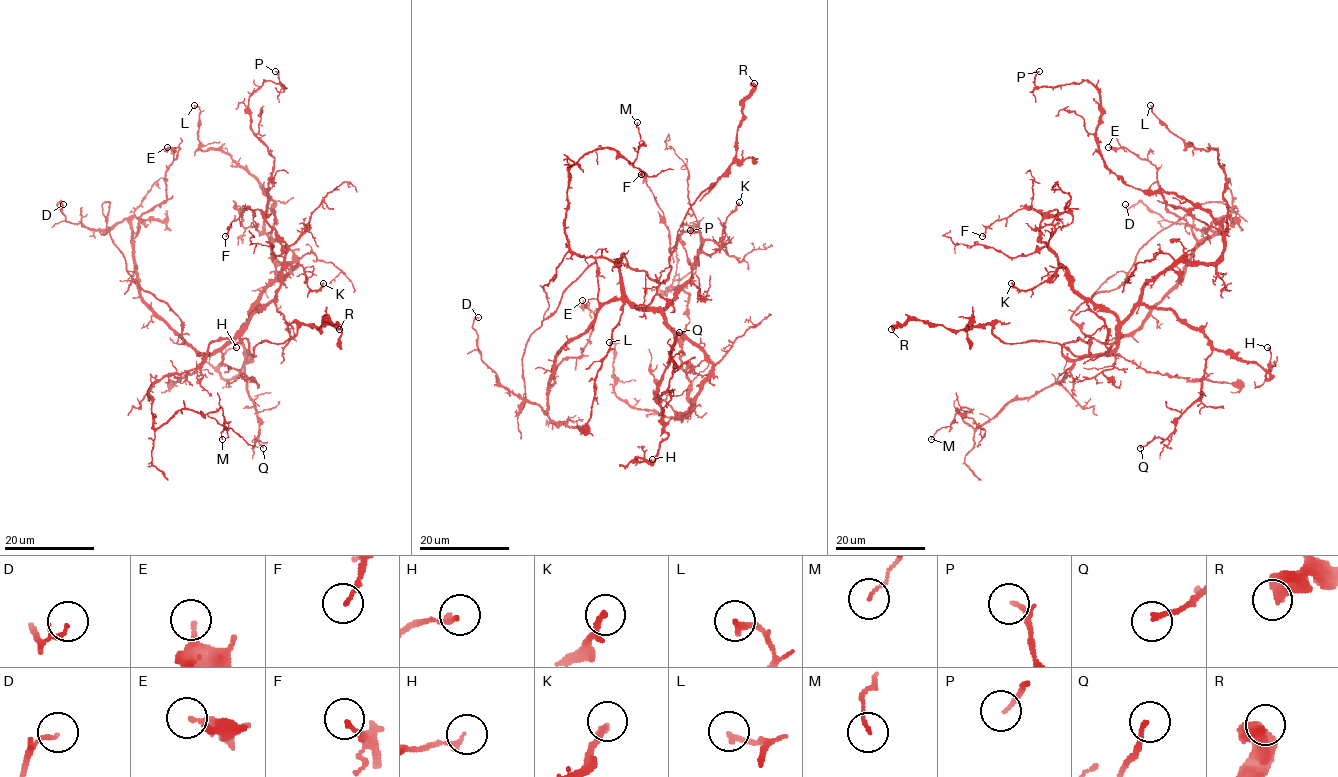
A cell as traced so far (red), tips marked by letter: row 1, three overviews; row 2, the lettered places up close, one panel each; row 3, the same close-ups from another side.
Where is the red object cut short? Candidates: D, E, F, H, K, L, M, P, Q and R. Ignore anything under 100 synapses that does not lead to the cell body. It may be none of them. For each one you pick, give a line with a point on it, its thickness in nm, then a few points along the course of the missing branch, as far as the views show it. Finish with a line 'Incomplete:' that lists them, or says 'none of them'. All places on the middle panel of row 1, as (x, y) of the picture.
Incomplete: none of them

